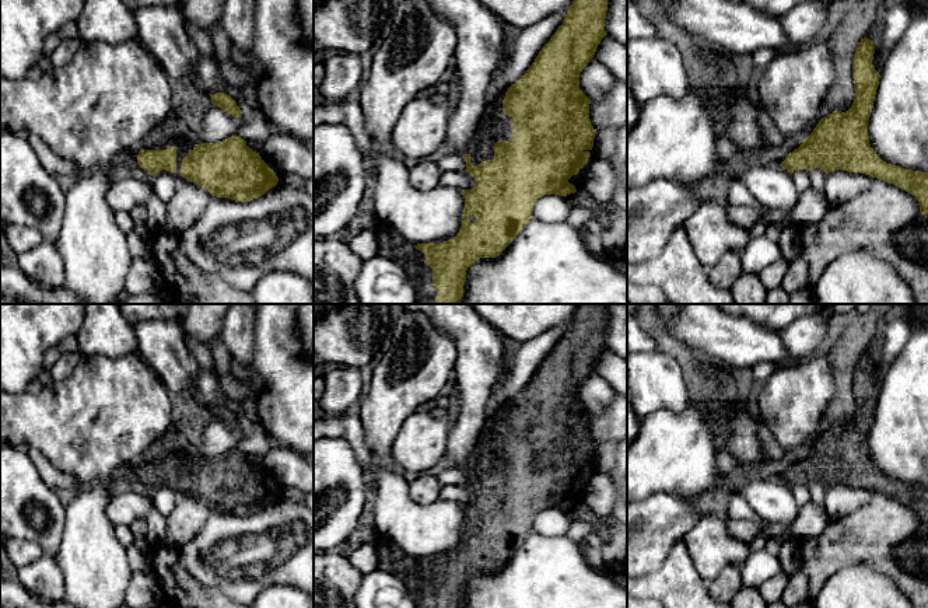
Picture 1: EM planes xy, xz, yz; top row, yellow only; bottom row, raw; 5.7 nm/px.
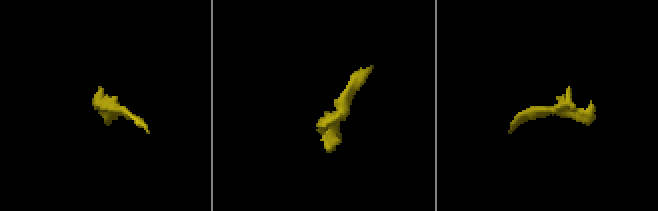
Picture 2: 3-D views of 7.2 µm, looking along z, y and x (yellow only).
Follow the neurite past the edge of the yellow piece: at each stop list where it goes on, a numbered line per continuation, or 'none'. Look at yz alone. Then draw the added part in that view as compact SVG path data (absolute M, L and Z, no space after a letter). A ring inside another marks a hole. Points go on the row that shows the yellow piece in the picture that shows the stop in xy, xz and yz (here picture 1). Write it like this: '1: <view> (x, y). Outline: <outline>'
none

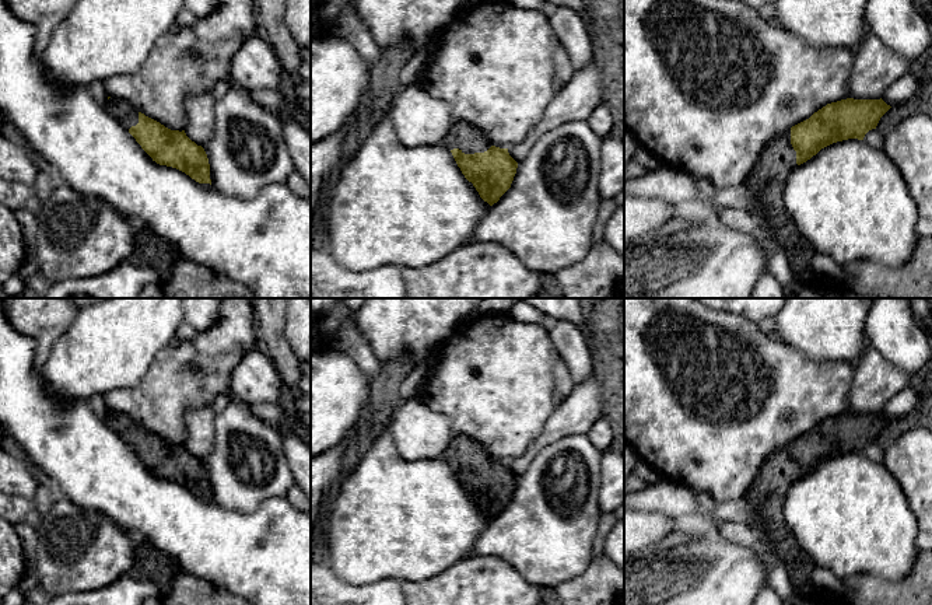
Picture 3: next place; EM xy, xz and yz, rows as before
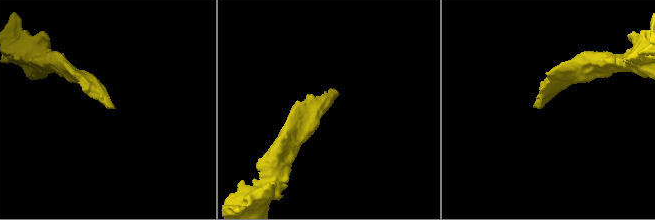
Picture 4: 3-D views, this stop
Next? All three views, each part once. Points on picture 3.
1: xz (462, 135). Outline: M456 122L442 143L446 148L459 148L465 154L484 153L491 144L488 139L473 125Z

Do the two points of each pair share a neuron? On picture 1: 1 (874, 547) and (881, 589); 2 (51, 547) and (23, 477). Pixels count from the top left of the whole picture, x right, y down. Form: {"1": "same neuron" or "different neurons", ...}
{"1": "different neurons", "2": "same neuron"}

